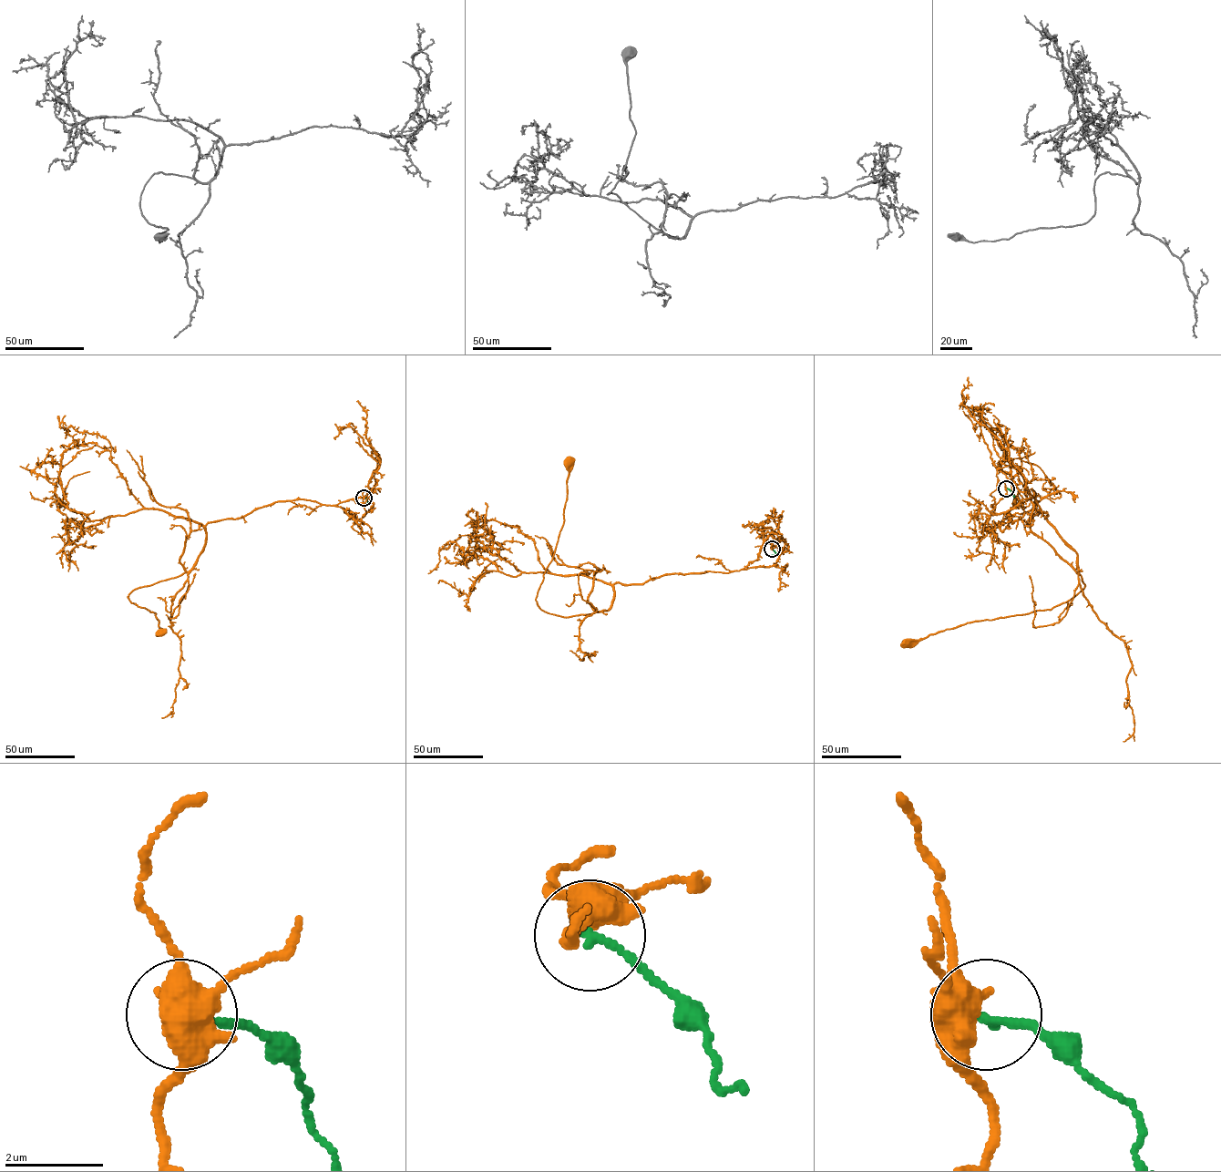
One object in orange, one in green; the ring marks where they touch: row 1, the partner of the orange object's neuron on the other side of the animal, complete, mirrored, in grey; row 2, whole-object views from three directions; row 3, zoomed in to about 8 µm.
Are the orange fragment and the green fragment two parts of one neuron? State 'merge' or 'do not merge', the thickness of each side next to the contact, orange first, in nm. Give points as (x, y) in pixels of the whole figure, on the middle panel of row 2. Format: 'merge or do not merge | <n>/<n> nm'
do not merge | 480/170 nm

